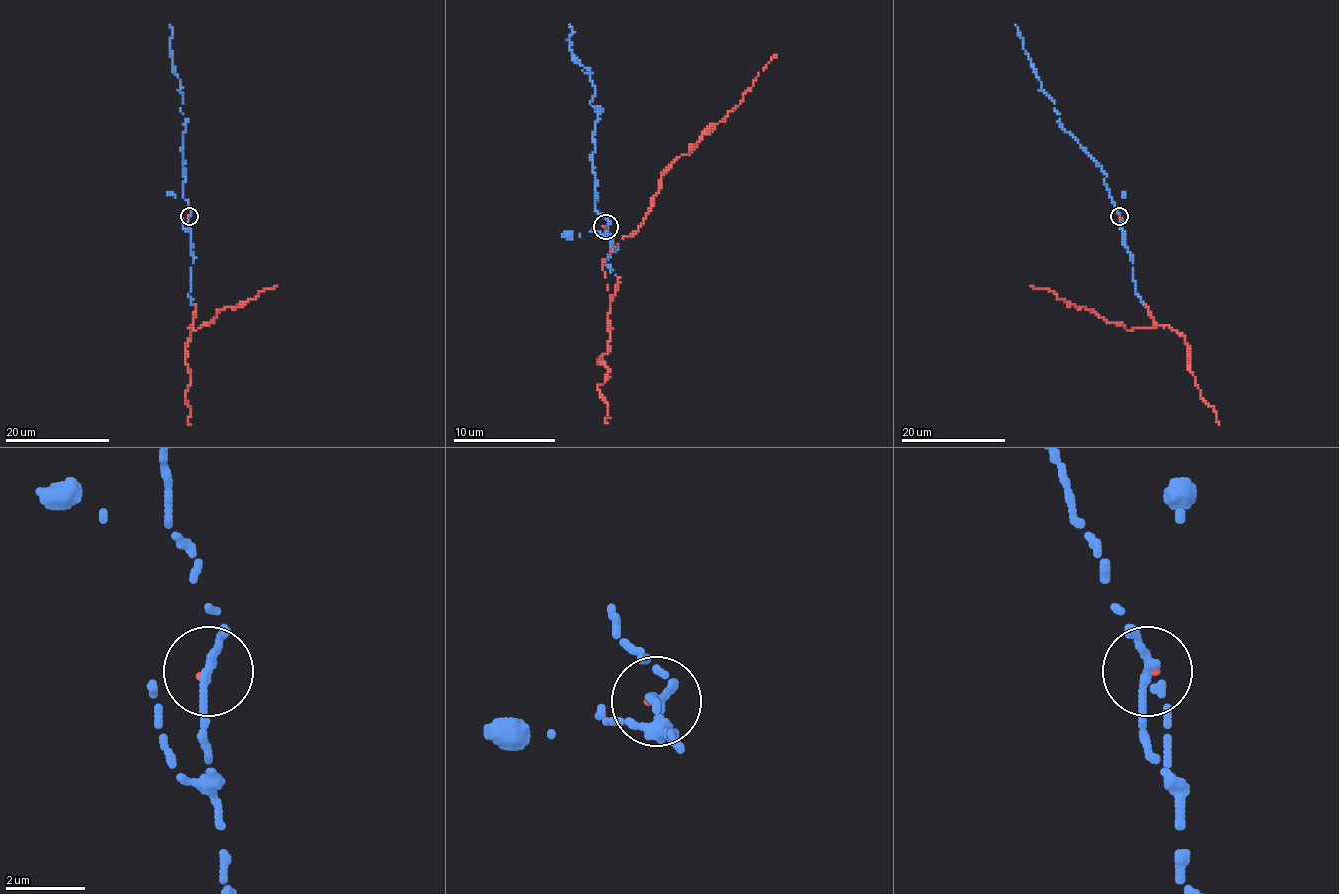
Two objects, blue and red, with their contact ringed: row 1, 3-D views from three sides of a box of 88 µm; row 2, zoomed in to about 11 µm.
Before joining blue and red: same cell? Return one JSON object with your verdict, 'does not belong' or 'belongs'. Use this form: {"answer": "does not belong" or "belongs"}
{"answer": "belongs"}

